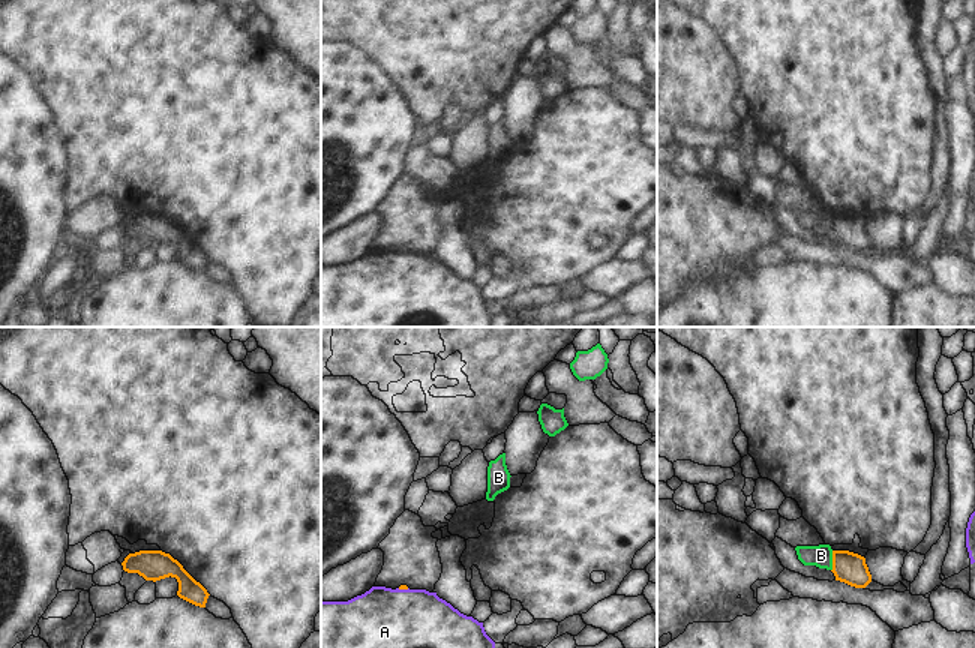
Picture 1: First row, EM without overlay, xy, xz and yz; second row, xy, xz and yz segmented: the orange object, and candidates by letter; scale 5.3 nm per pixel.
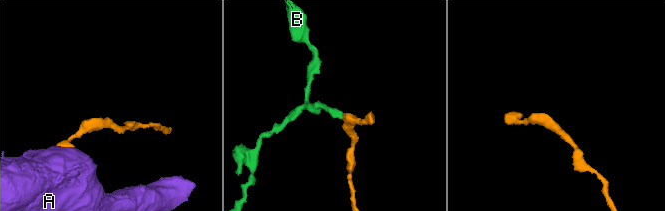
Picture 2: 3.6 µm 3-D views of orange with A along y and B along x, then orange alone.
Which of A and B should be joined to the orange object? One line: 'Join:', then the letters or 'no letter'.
Join: no letter

